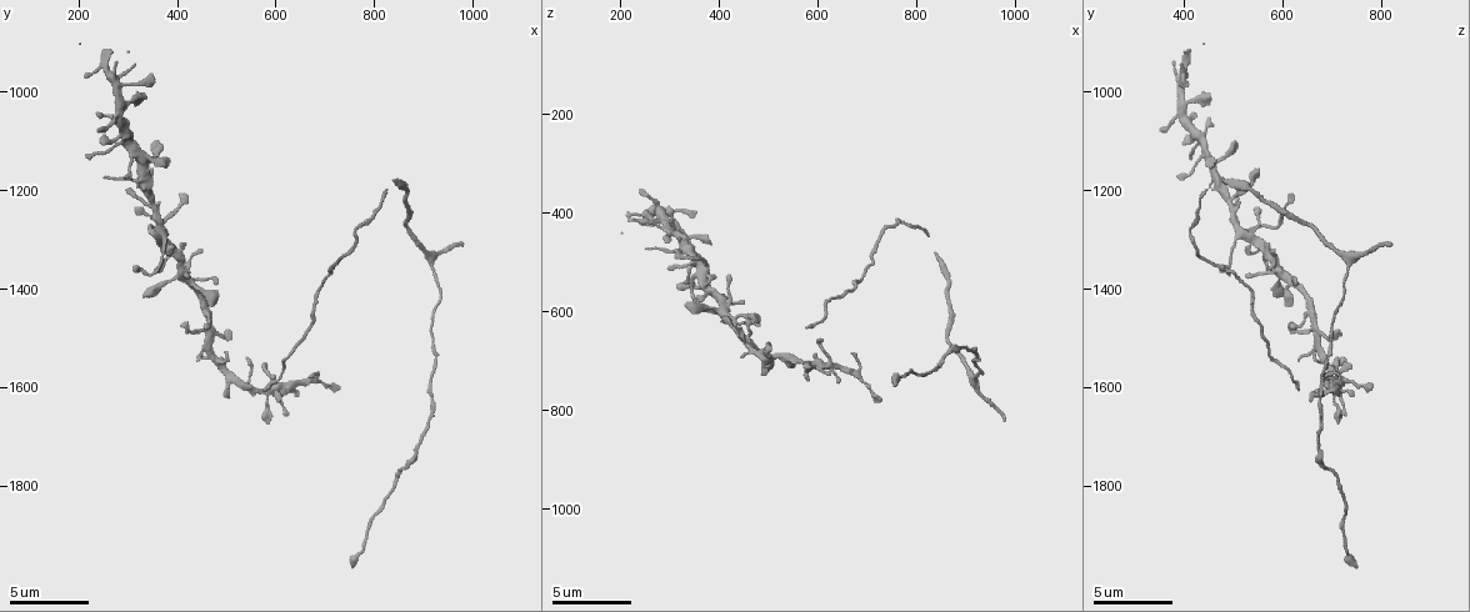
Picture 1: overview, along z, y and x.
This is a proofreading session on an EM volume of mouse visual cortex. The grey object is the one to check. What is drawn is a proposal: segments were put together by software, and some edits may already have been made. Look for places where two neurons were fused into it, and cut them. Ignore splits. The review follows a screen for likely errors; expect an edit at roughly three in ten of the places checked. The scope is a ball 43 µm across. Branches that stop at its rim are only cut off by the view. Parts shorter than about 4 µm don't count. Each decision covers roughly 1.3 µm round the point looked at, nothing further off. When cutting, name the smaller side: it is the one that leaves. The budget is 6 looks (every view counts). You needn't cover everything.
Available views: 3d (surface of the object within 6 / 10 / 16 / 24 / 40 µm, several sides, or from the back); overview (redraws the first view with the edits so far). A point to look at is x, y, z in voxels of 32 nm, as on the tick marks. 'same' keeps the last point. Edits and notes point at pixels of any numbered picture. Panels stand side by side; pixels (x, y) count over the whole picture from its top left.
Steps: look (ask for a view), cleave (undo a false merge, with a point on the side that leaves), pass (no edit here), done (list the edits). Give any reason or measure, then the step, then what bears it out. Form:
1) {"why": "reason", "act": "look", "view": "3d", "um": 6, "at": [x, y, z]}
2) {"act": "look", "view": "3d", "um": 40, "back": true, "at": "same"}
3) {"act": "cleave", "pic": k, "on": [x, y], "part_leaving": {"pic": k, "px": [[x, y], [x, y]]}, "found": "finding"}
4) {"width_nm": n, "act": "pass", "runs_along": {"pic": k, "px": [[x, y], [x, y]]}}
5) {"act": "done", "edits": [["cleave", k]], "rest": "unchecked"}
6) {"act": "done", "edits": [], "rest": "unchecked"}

{"act": "look", "view": "3d", "um": 10, "at": [700, 1375, 510]}

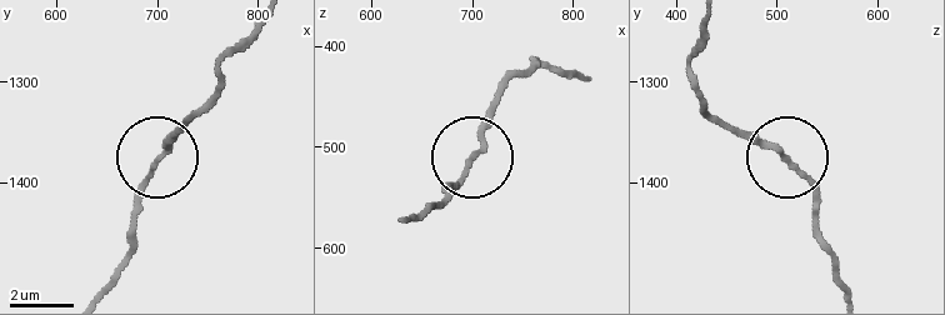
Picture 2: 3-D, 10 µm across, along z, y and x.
{"width_nm": 160, "act": "pass", "runs_along": {"pic": 2, "px": [[161, 159], [140, 186], [131, 216]]}, "found": "continuous, no second neuron"}

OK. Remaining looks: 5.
{"why": "looks like a crossing", "act": "look", "view": "3d", "um": 6, "at": [620, 1605, 715]}

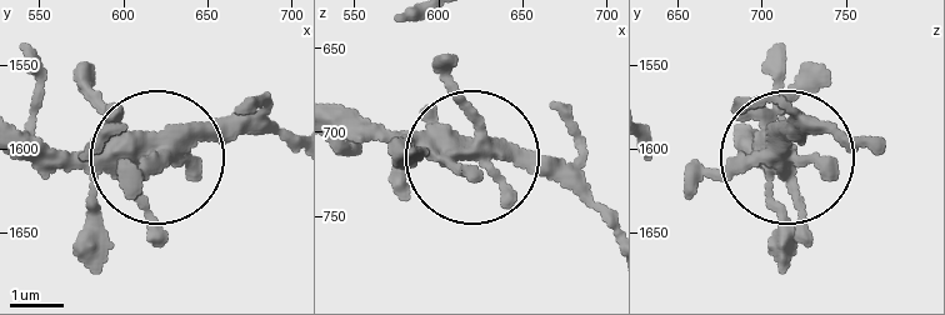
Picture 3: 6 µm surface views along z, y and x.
{"act": "pass", "found": "one neuron here"}

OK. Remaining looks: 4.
{"why": "four or more arms meet", "act": "look", "view": "3d", "um": 10, "at": [345, 1275, 530]}

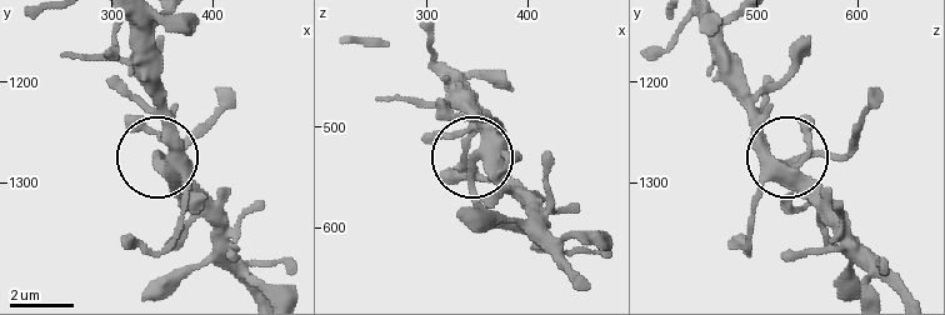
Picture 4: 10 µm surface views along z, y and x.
{"side_arm_um": 5, "arms": 4, "act": "pass", "found": "all the same neuron"}

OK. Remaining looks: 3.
{"act": "done", "edits": [], "rest": "unchecked"}

